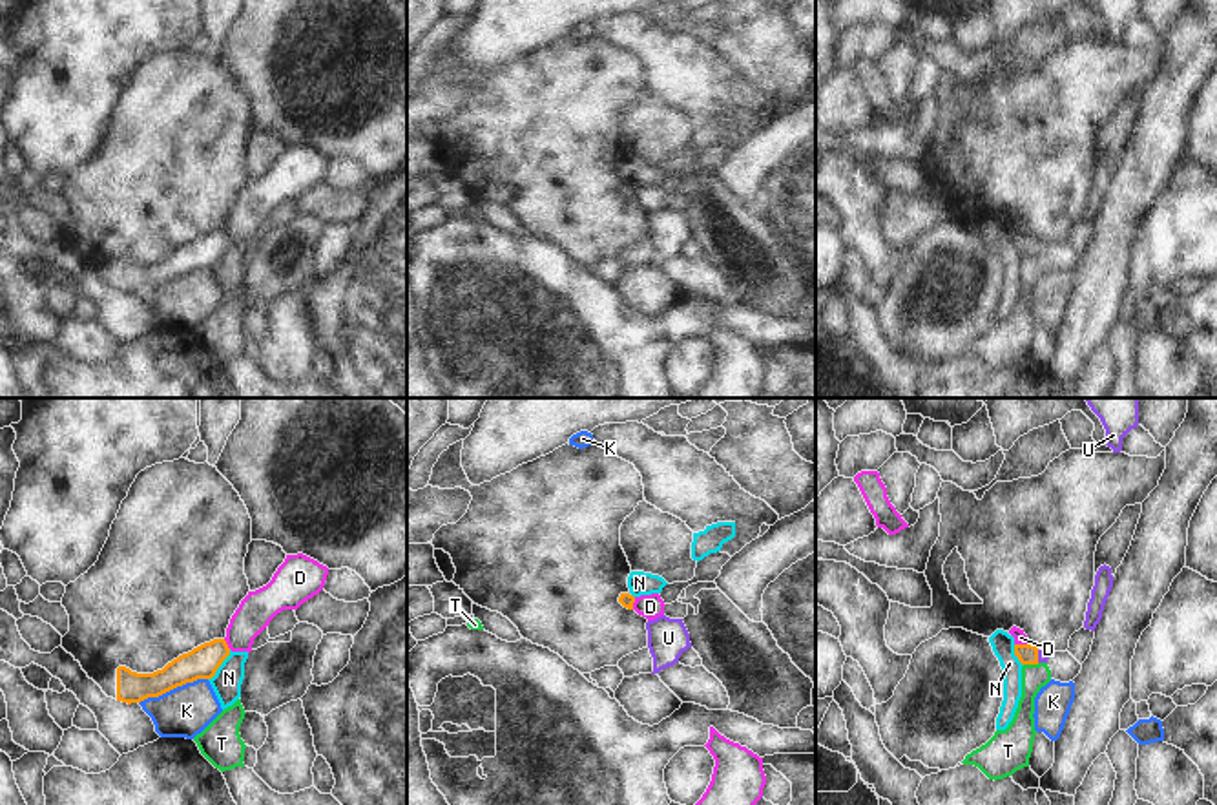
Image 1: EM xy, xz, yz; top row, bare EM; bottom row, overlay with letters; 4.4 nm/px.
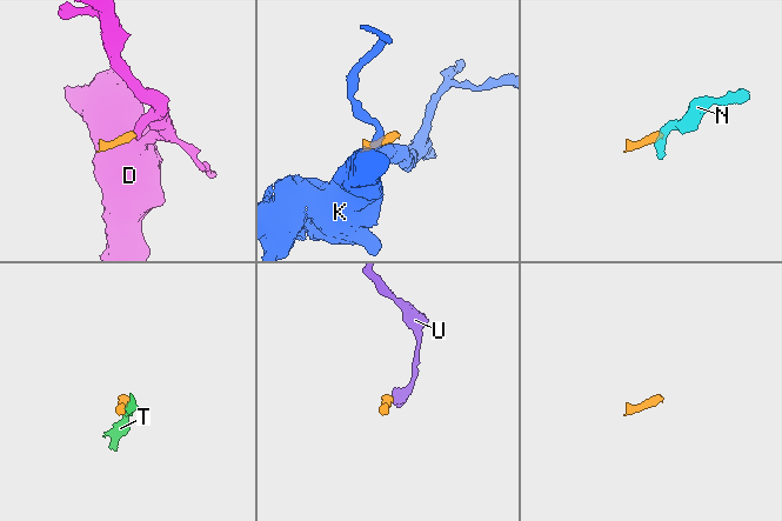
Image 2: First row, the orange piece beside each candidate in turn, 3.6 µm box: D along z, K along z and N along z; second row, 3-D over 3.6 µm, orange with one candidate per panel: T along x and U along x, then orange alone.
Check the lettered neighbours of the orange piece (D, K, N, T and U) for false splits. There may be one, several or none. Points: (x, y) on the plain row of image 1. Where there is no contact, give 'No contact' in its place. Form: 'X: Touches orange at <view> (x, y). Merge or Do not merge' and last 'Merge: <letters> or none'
D: Touches orange at yz (1022, 236). Do not merge
K: Touches orange at xy (172, 280). Do not merge
N: Touches orange at xy (221, 254). Do not merge
T: Touches orange at yz (1031, 254). Do not merge
U: Touches orange at yz (1037, 247). Merge
Merge: U.

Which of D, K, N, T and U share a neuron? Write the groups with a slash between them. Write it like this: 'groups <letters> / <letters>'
groups D / K / N / T / U

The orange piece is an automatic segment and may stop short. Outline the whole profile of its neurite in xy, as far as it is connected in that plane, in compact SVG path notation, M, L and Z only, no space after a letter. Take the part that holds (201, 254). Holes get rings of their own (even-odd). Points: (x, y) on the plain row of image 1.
M213 230L179 246L162 261L153 265L137 265L126 257L117 259L117 292L140 294L148 288L159 288L177 277L197 270L212 270L223 252L230 246L224 230Z

